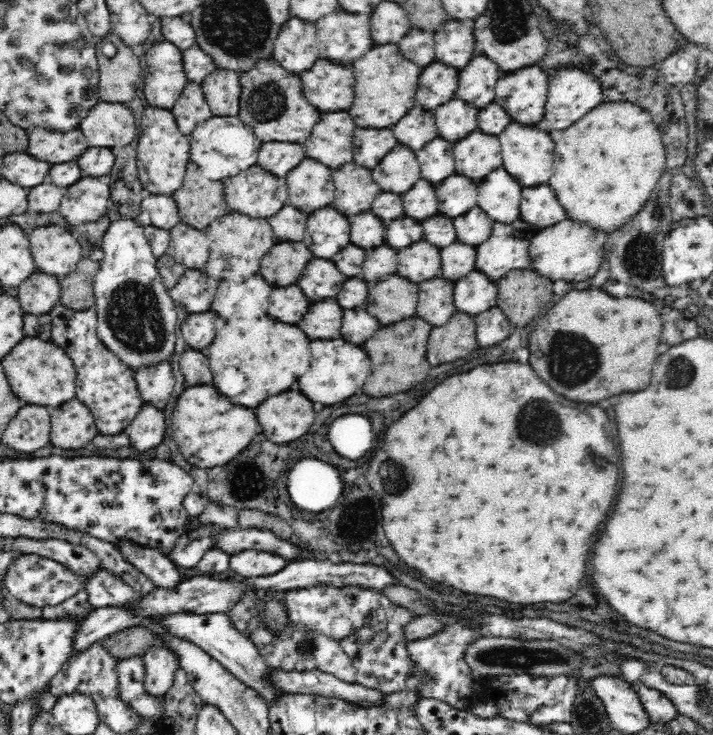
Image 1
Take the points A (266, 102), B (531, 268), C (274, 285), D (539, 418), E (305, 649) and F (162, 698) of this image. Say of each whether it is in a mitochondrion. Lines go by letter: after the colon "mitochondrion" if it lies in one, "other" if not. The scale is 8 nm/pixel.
A: mitochondrion
B: other
C: other
D: mitochondrion
E: mitochondrion
F: other

